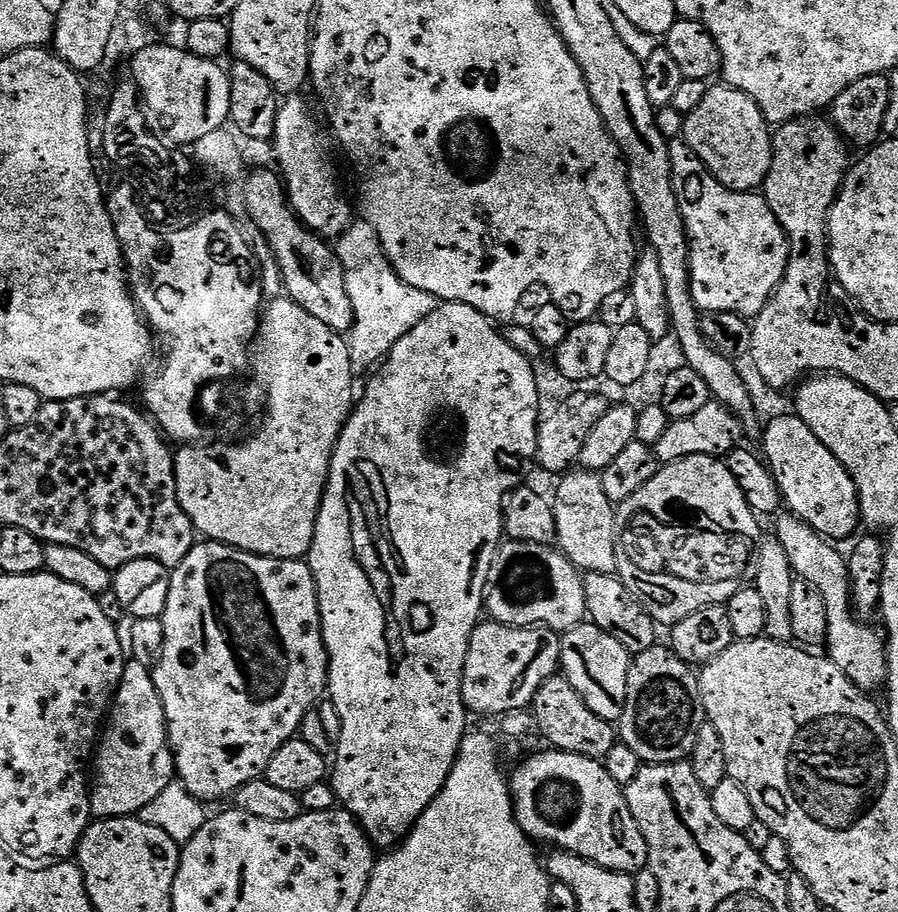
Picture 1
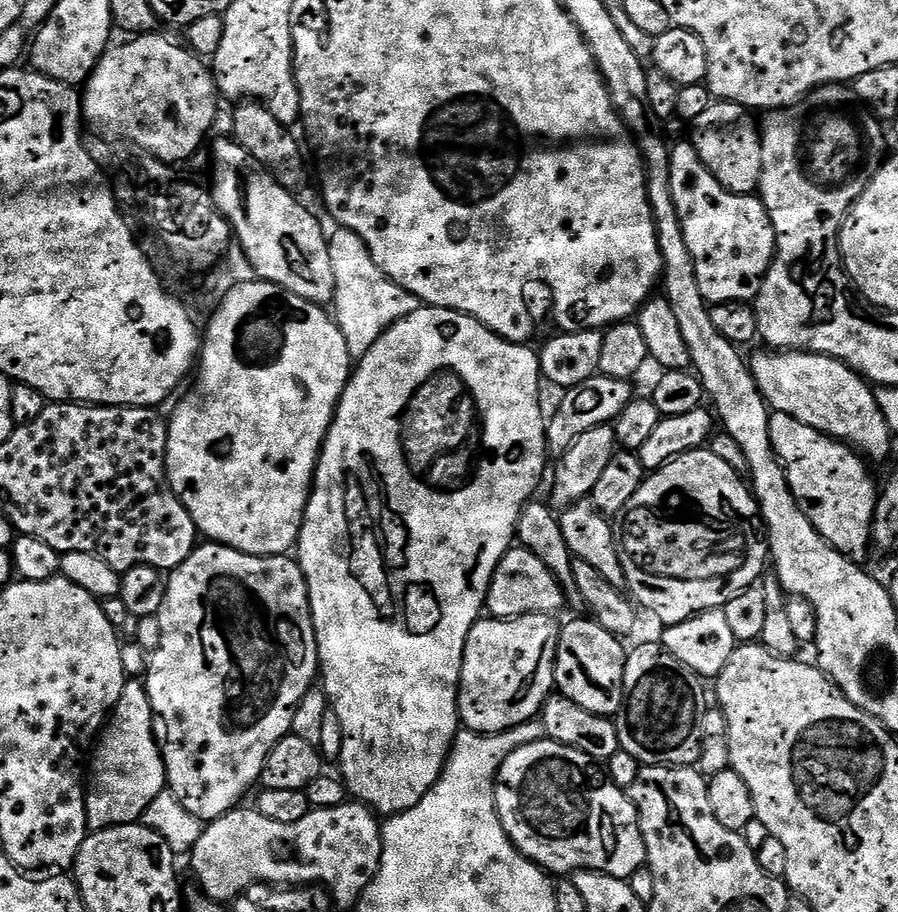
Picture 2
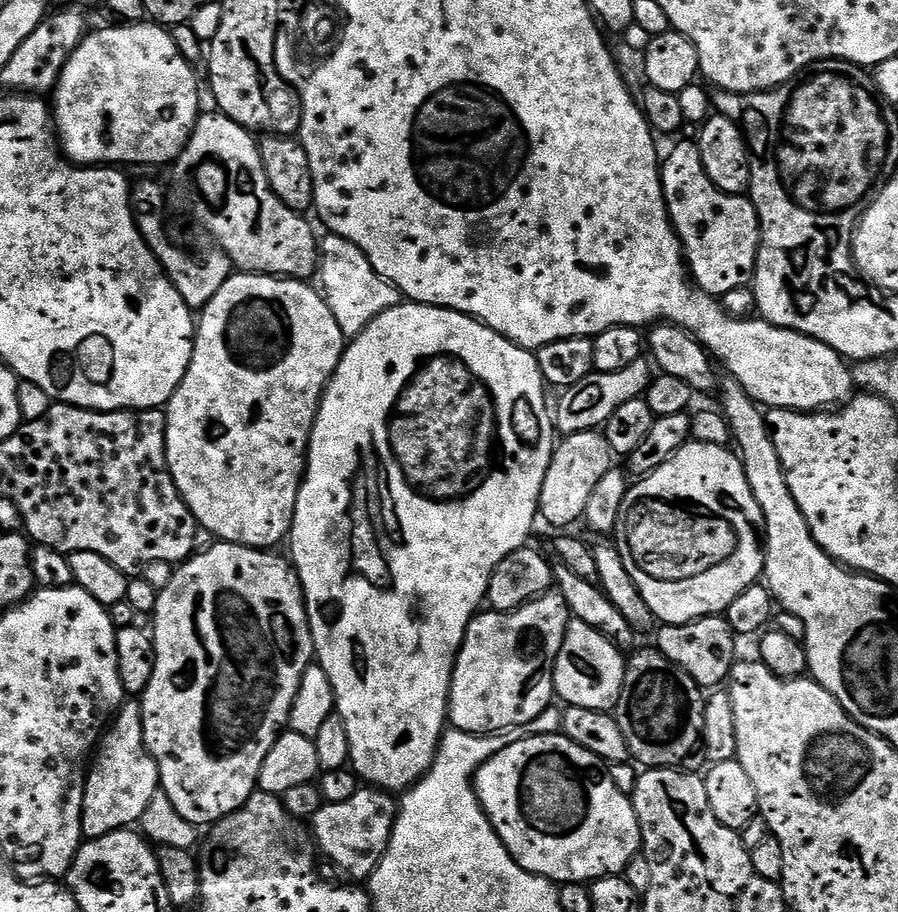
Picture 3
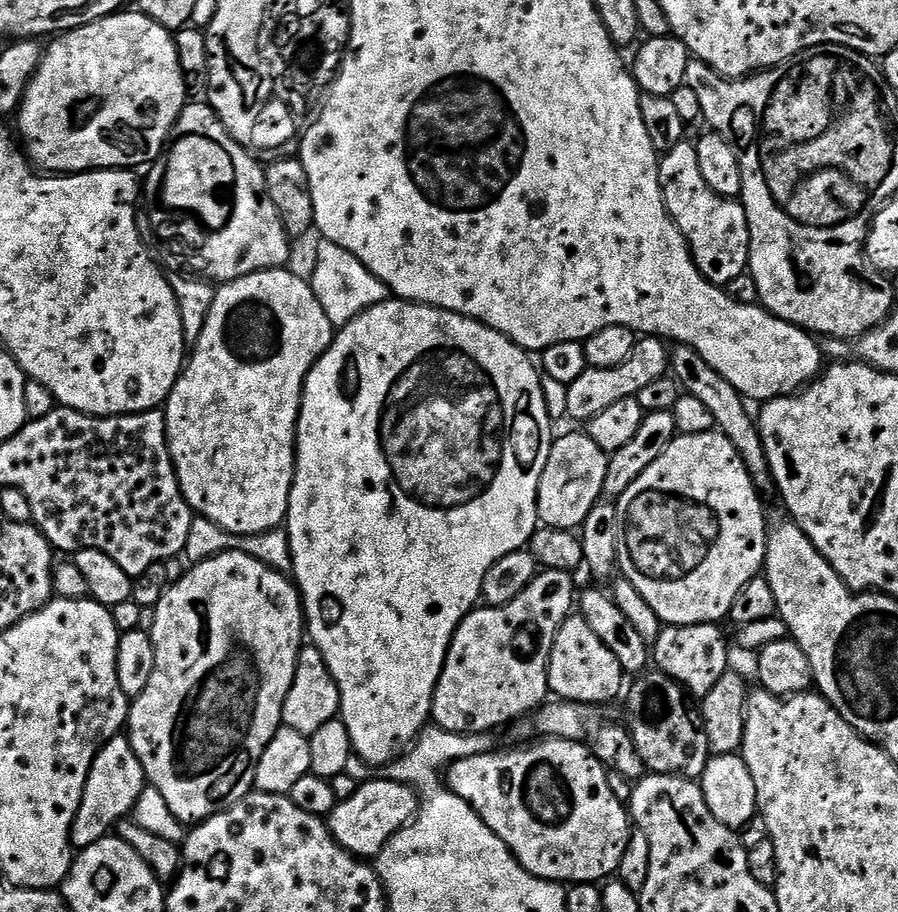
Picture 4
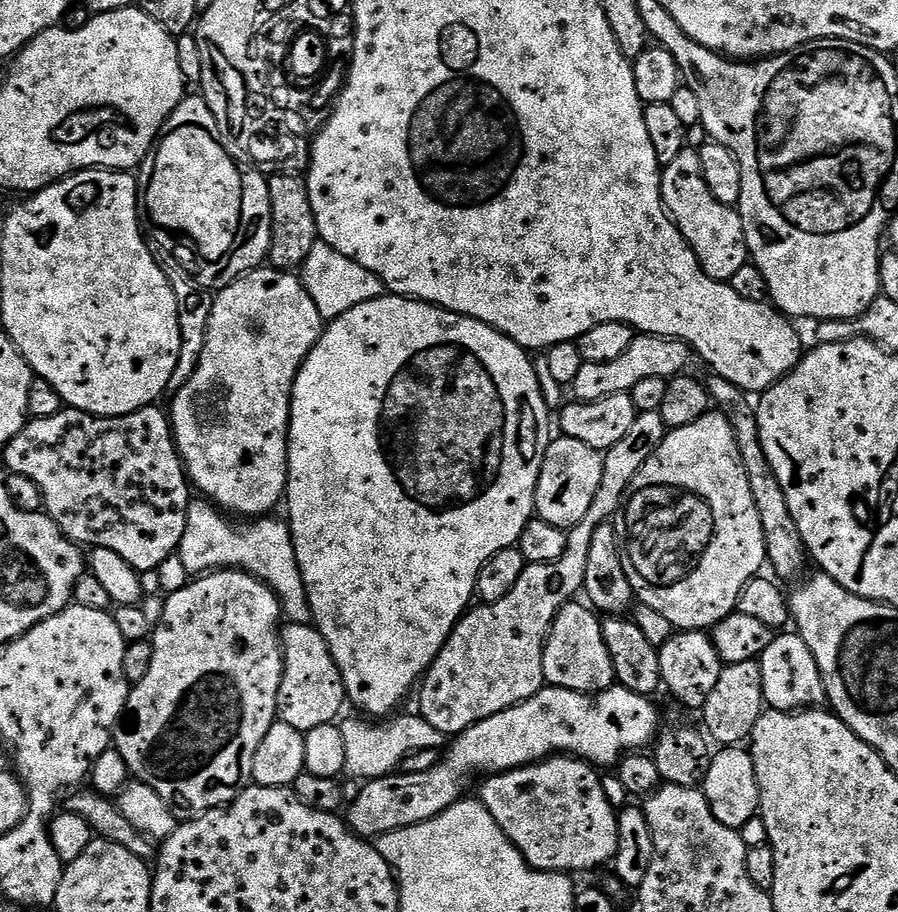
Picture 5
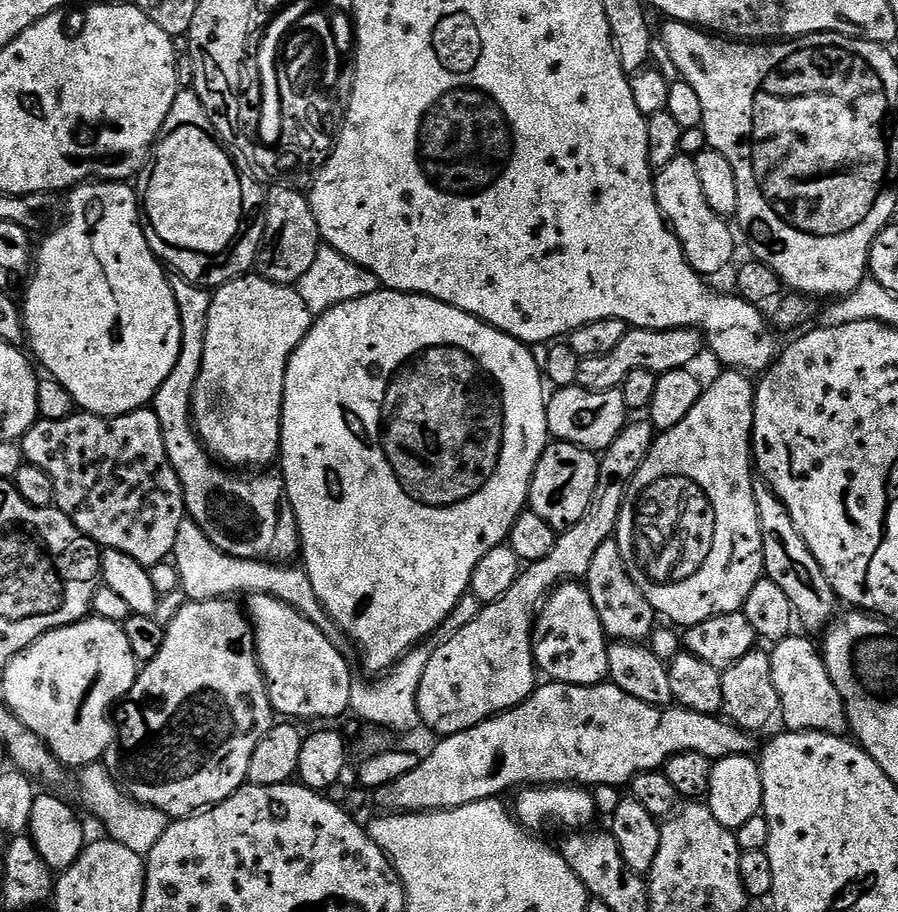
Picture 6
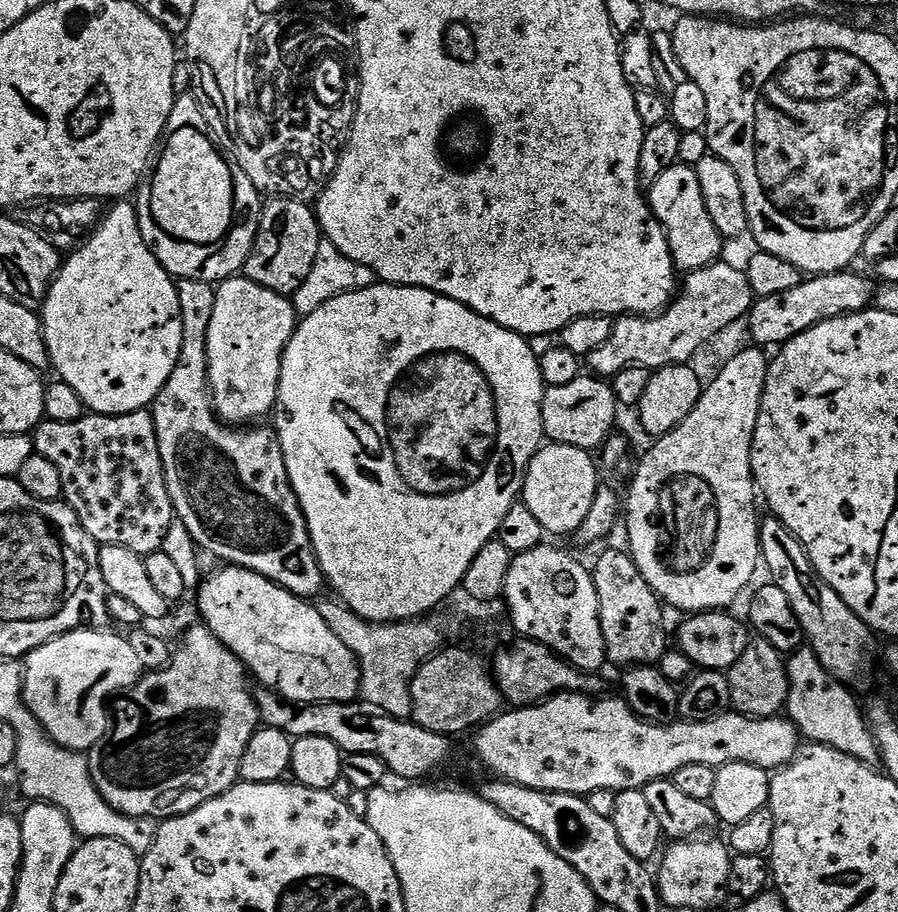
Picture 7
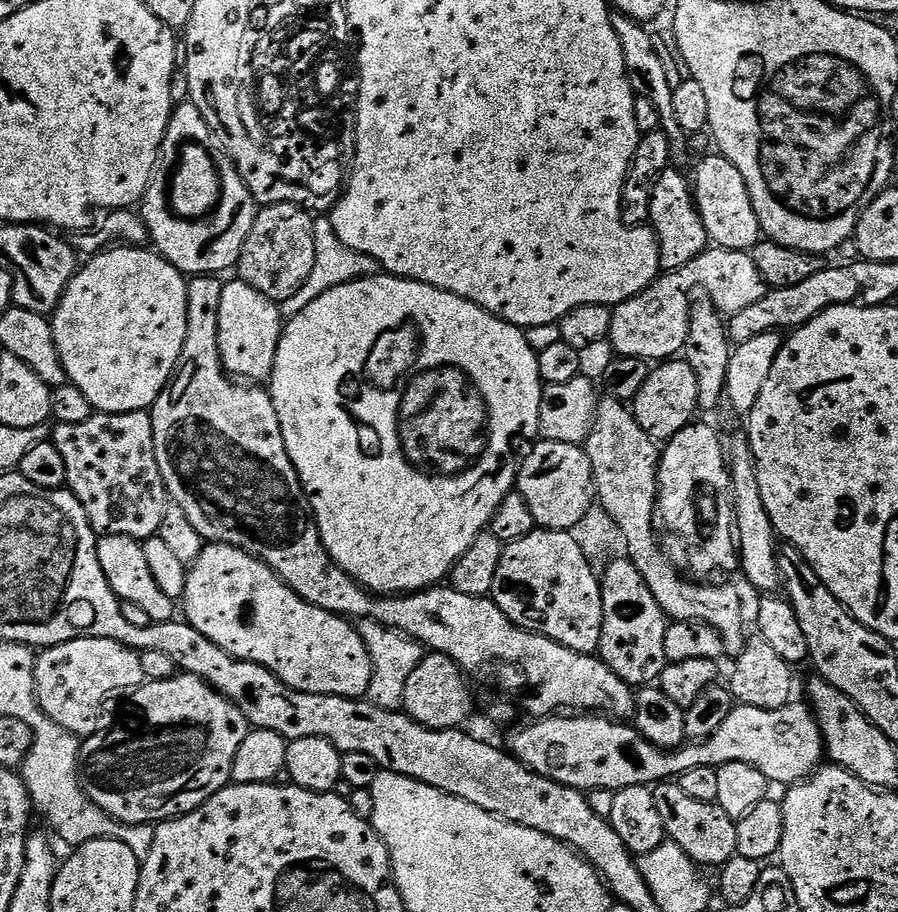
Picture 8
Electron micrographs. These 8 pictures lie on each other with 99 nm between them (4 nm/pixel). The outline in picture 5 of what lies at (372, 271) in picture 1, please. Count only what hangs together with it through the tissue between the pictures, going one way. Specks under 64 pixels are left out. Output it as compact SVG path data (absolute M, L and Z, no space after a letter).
M319 238L314 242L314 246L310 246L310 254L306 254L298 275L303 280L310 298L314 298L314 306L318 306L318 314L325 322L336 320L342 314L346 314L346 310L354 310L354 306L362 306L362 302L370 302L386 292L378 274L370 274L366 266L358 266L354 258L338 254L334 246Z

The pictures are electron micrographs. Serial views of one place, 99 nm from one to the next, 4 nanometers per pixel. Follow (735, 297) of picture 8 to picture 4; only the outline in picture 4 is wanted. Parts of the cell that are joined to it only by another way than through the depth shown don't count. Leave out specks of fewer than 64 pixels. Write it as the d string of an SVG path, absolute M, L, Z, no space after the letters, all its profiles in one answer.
M644 336L637 339L634 350L630 350L630 358L613 368L590 368L585 370L578 382L567 385L564 396L564 408L572 420L587 422L593 420L606 406L614 406L614 402L622 402L622 398L636 396L642 386L655 382L658 378L669 375L670 348L658 336Z

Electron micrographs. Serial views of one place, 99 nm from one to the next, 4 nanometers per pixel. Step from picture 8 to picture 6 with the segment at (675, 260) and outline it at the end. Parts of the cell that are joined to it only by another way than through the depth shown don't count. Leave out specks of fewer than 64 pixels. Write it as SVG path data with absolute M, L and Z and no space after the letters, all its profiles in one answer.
M679 155L674 162L655 173L656 201L660 212L668 221L672 233L678 238L692 269L705 278L716 276L736 256L736 236L727 219L714 210L702 194L702 185L698 183L698 166L695 159L688 155Z

